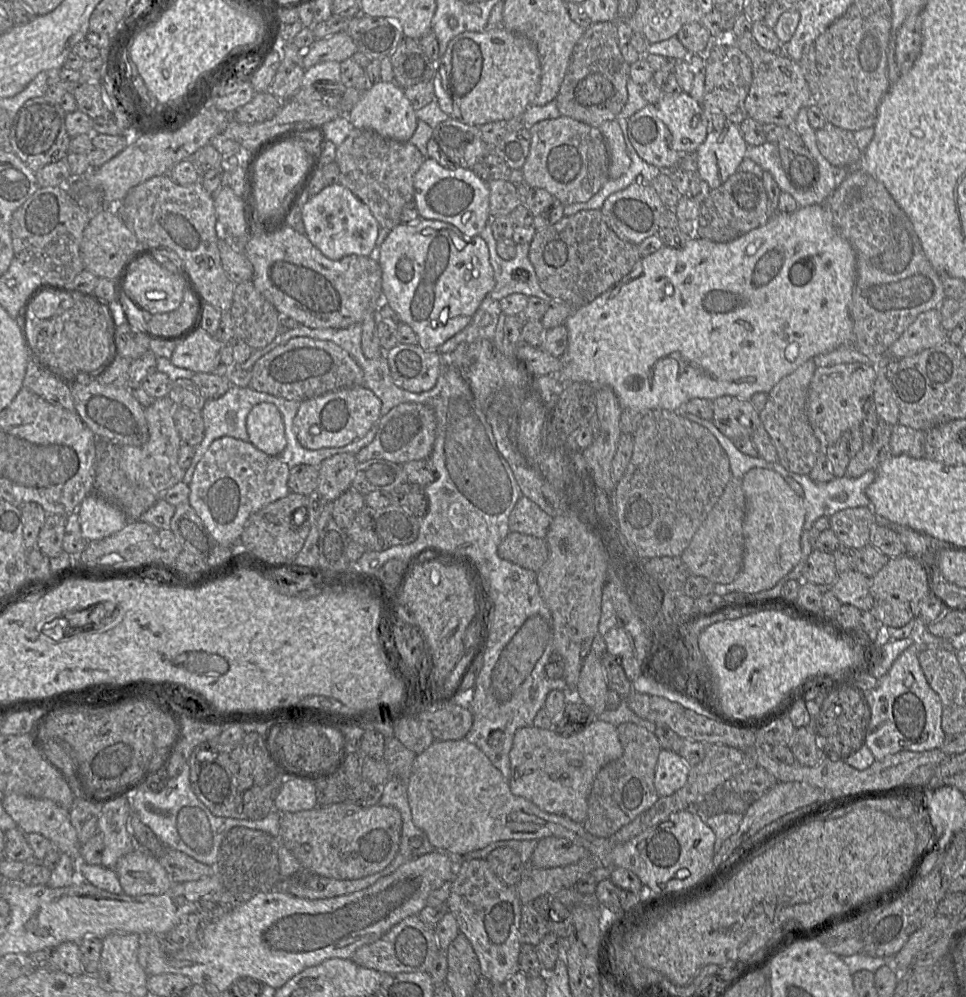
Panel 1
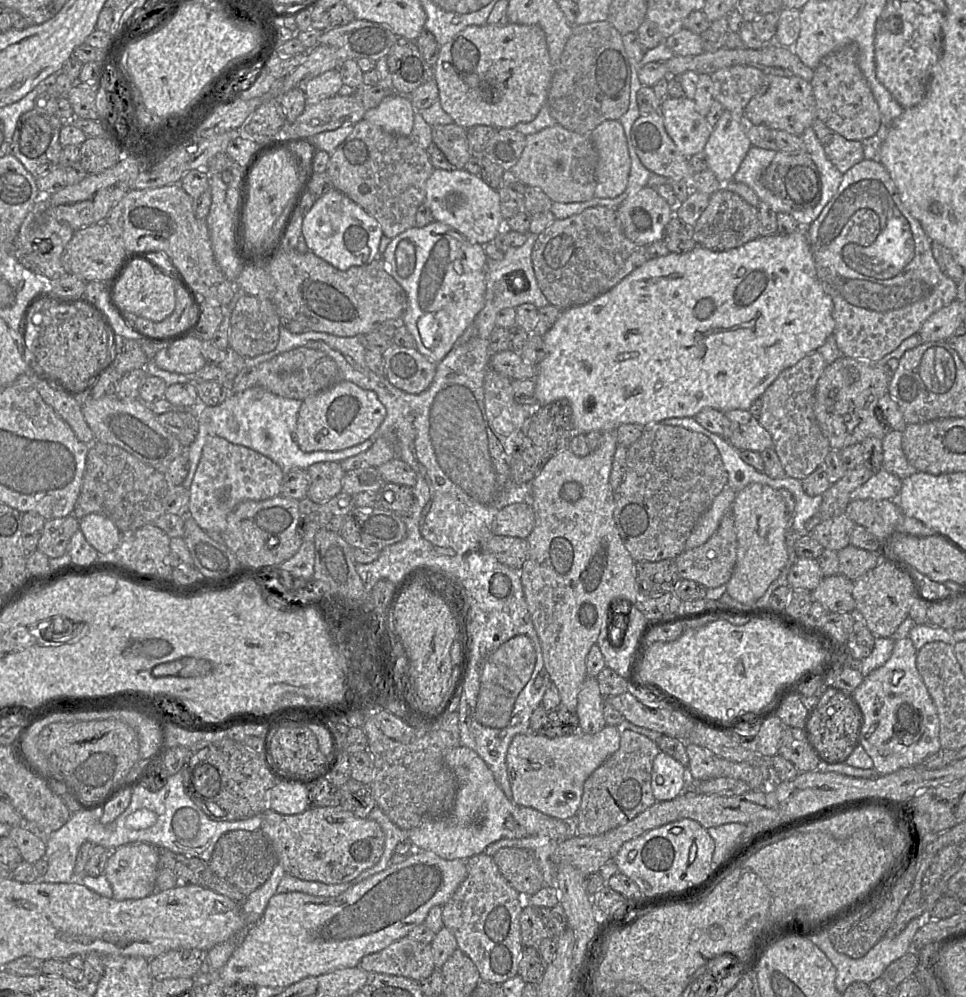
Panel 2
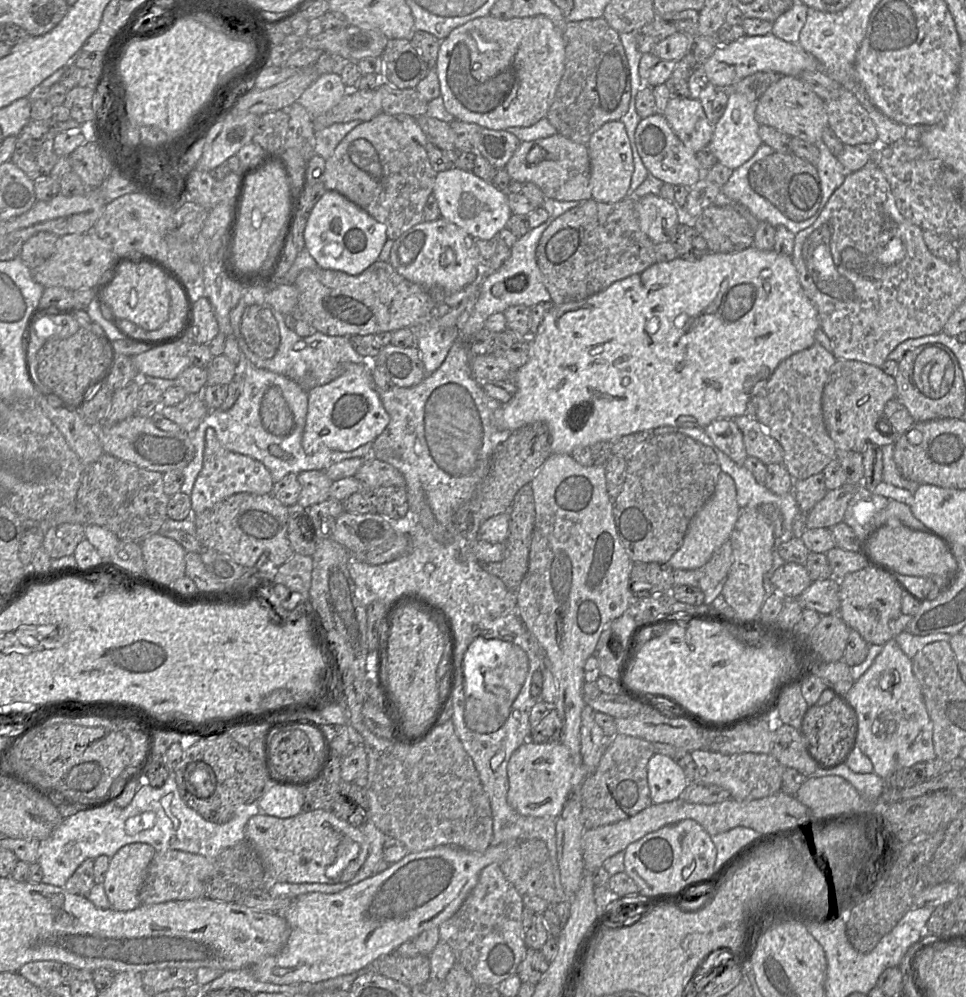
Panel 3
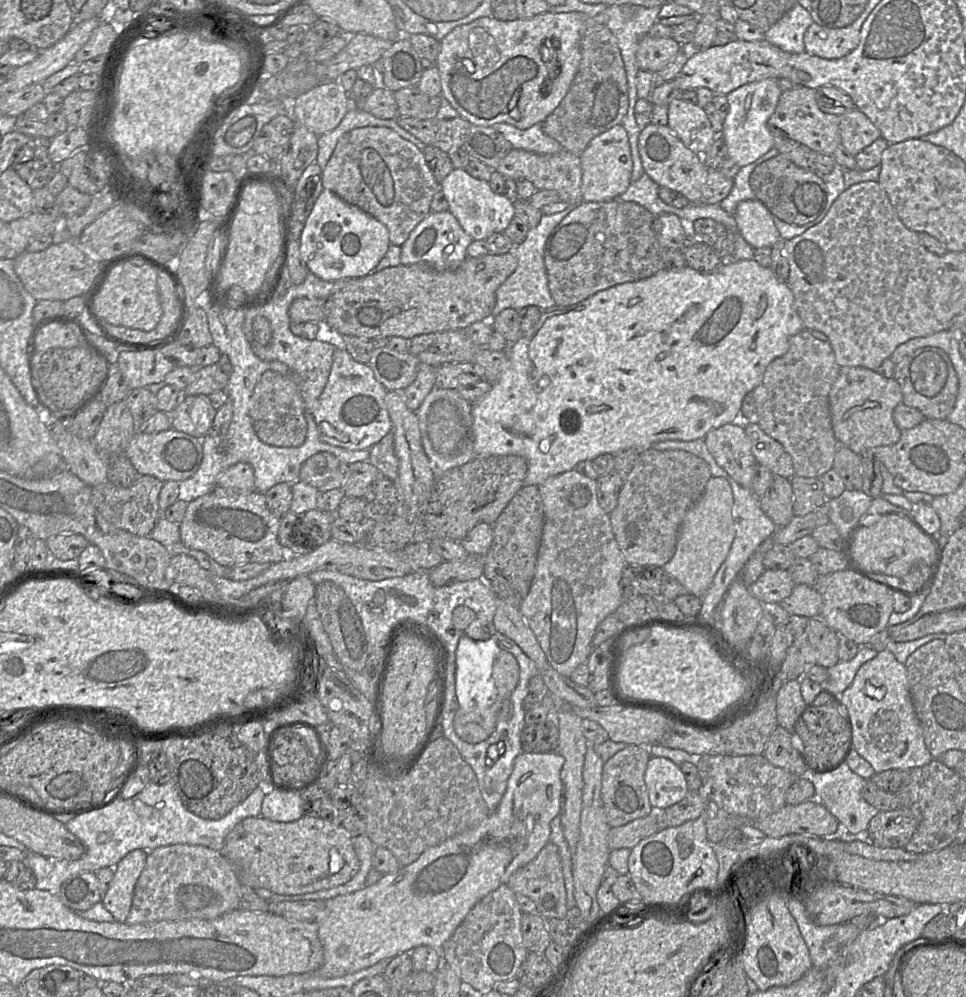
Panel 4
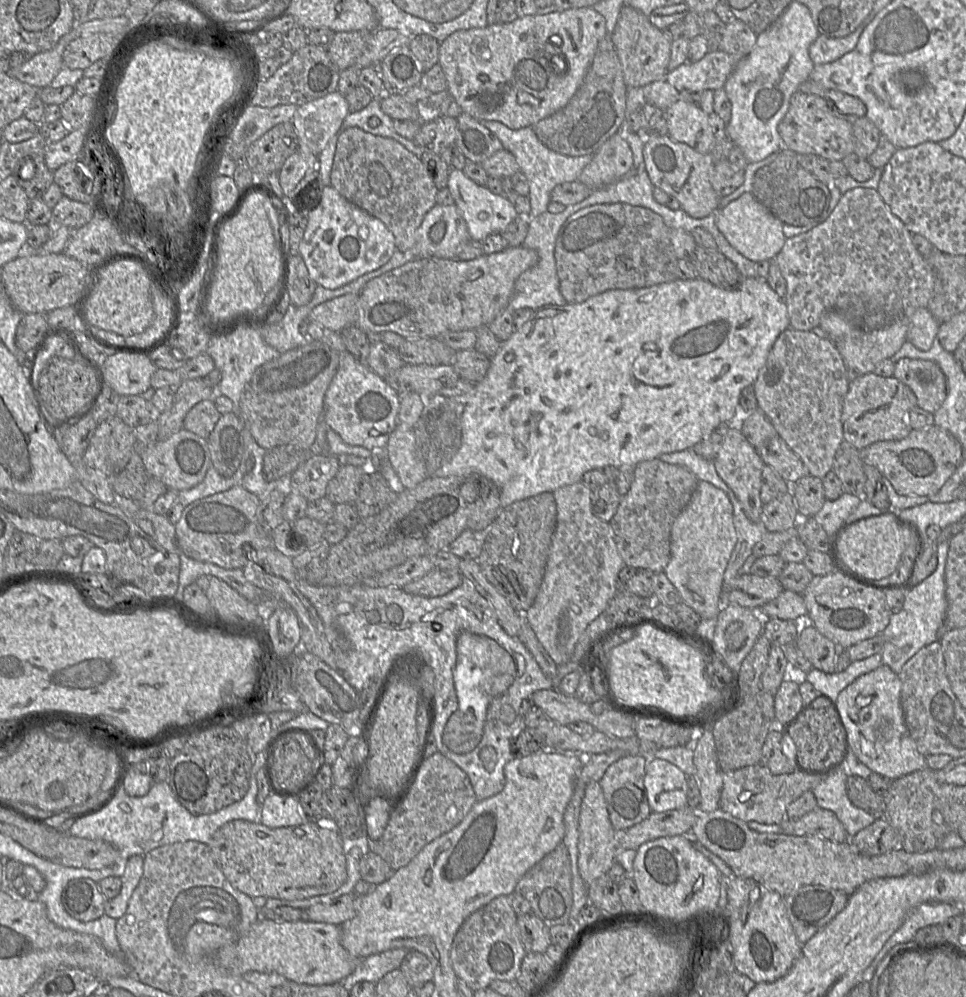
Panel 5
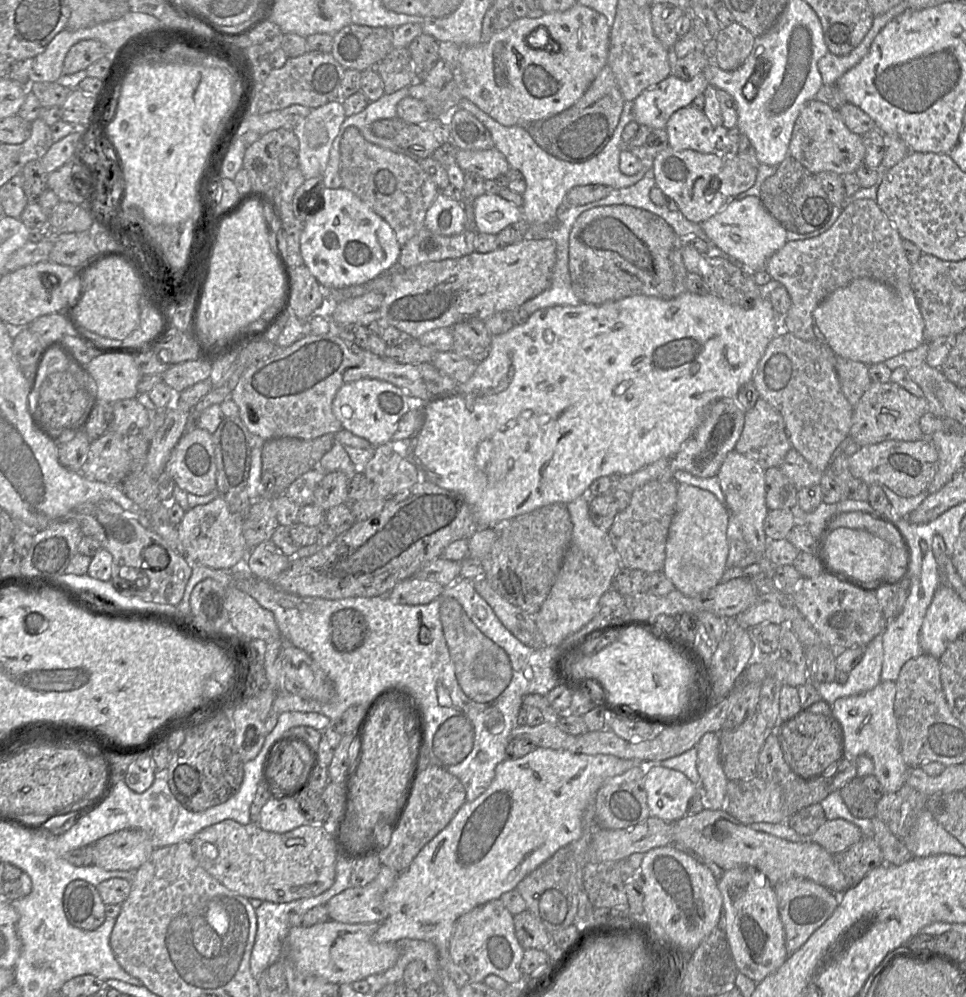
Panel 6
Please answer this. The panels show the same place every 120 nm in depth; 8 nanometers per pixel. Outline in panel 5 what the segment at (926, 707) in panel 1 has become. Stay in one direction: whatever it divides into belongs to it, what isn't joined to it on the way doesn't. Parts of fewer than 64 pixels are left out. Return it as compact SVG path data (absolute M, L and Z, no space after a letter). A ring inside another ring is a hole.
M882 664L856 678L842 690L834 704L847 734L847 748L872 772L896 780L927 768L926 757L916 748L908 732L900 701L901 681Z

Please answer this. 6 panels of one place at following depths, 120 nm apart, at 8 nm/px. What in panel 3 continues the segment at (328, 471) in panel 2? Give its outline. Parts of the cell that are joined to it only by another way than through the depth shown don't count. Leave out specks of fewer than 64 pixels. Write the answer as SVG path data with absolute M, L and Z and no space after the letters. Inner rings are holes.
M325 470L300 472L297 479L301 485L297 503L302 507L309 508L329 499L333 481L327 476Z

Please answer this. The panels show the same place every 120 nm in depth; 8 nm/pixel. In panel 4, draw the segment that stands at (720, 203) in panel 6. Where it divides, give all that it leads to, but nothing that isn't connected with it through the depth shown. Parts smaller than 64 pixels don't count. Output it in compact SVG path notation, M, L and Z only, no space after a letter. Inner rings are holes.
M649 123L641 129L638 151L645 173L660 187L683 194L690 204L700 204L708 168L703 157L688 149L667 125Z

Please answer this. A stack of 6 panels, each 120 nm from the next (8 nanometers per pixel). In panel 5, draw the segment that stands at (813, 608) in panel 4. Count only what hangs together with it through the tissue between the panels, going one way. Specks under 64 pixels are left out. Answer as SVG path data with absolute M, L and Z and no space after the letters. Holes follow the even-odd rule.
M783 590L779 596L764 604L758 614L763 618L795 620L808 613L803 595L791 590Z

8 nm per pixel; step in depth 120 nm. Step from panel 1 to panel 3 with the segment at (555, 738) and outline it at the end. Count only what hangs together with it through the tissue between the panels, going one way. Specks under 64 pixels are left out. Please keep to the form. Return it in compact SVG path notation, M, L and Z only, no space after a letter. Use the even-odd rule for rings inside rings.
M526 741L512 754L507 775L507 801L511 808L522 816L557 818L573 790L587 777L587 771L583 763L576 766L568 748L561 742L538 744Z

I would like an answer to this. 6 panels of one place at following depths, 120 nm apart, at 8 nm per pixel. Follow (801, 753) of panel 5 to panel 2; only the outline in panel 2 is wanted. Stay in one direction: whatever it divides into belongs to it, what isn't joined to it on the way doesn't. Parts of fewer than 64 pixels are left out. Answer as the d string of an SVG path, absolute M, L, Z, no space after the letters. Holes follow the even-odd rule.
M838 690L829 701L816 707L810 712L805 731L811 746L821 759L826 761L846 760L853 750L860 744L860 730L862 726L862 713L853 700L851 694Z

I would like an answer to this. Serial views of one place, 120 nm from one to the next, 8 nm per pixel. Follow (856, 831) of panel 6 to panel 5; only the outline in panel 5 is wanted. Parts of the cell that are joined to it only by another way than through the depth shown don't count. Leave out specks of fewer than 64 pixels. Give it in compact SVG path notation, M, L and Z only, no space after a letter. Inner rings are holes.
M819 806L796 820L786 817L786 820L779 825L782 828L782 833L788 835L817 835L839 843L850 839L836 814Z

